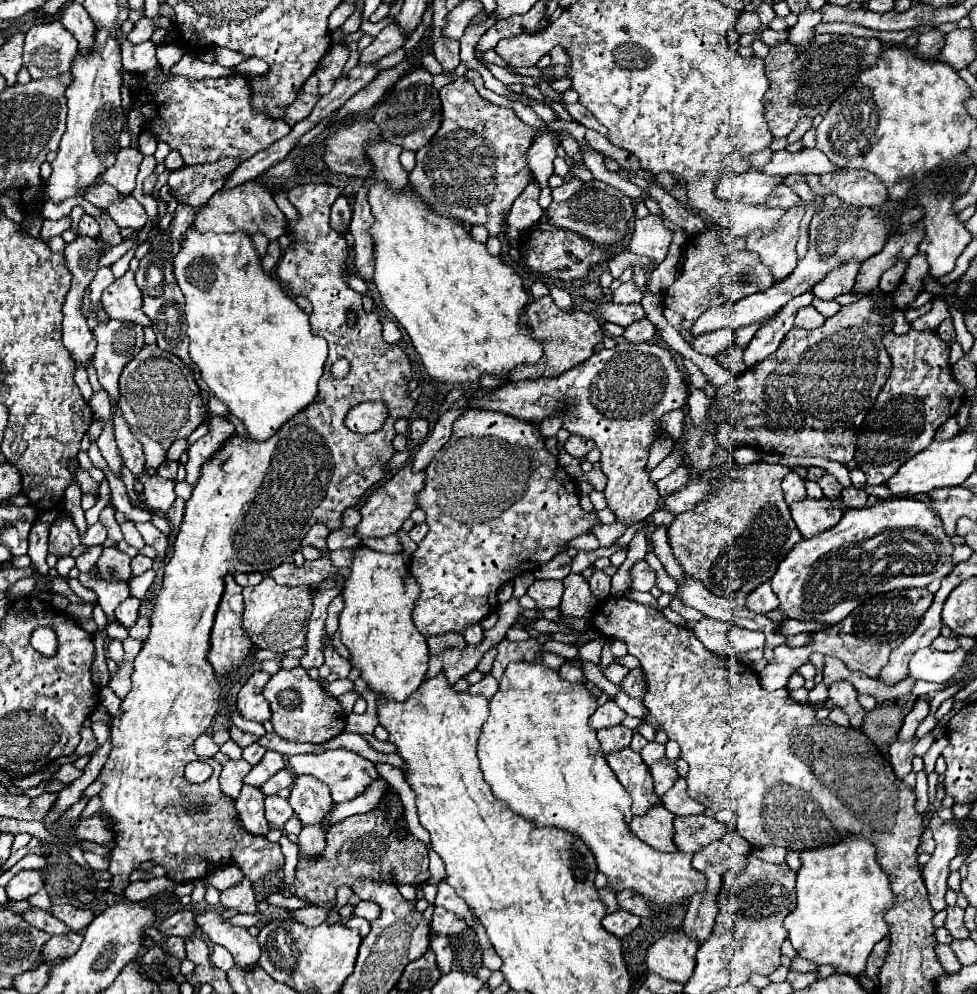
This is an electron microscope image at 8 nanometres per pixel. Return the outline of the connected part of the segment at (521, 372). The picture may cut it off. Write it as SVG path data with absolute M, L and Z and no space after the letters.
M549 295L541 297L541 299L535 299L533 303L527 305L527 315L525 315L525 323L529 323L533 327L533 335L537 341L543 341L545 345L545 353L543 353L543 359L533 365L533 367L519 367L515 373L513 373L513 381L519 381L519 379L537 379L537 377L555 377L555 375L561 375L563 371L575 367L577 363L585 361L587 357L593 355L593 347L597 343L603 341L605 333L601 329L601 325L597 323L597 319L585 311L571 311L571 313L565 313L561 311L553 299Z

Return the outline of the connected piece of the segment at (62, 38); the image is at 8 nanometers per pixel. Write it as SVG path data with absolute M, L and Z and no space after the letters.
M59 21L35 23L25 35L23 65L33 79L57 77L69 71L75 53L77 41Z

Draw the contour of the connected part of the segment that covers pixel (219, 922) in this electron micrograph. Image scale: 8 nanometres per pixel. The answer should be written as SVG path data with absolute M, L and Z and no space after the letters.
M207 911L197 917L197 925L201 931L211 939L211 943L223 945L227 951L231 951L235 959L235 967L239 969L253 969L259 961L259 943L255 937L249 935L245 927L235 927L223 921L221 913Z

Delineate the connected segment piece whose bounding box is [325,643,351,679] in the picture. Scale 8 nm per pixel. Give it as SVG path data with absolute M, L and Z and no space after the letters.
M331 643L325 647L325 663L329 665L329 669L331 669L335 675L339 675L339 679L347 679L349 673L351 673L349 661L343 659L343 657L333 649Z

